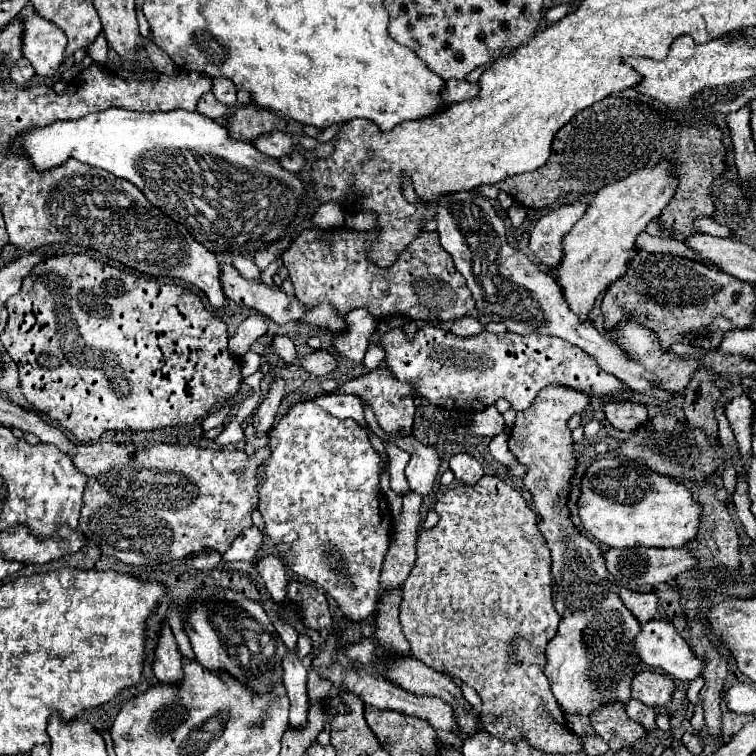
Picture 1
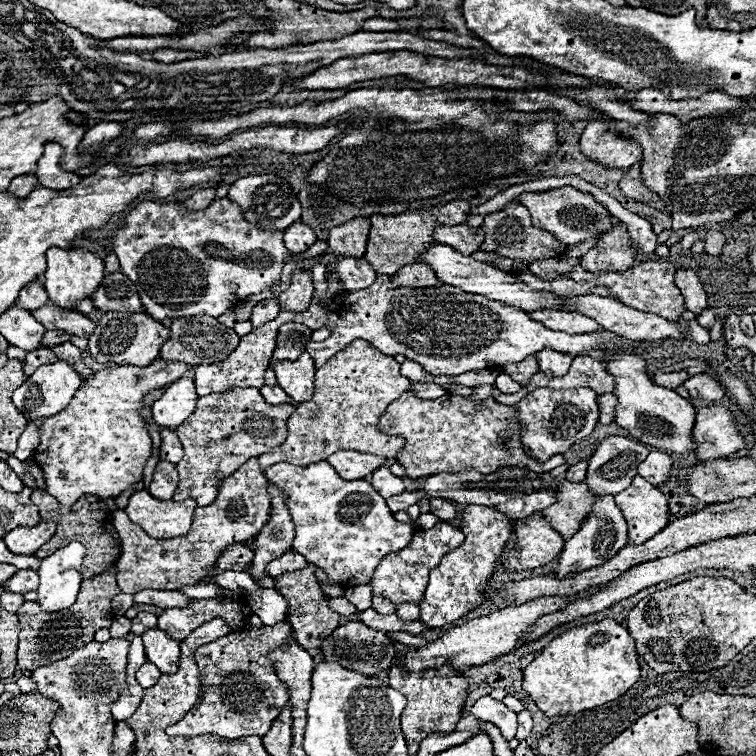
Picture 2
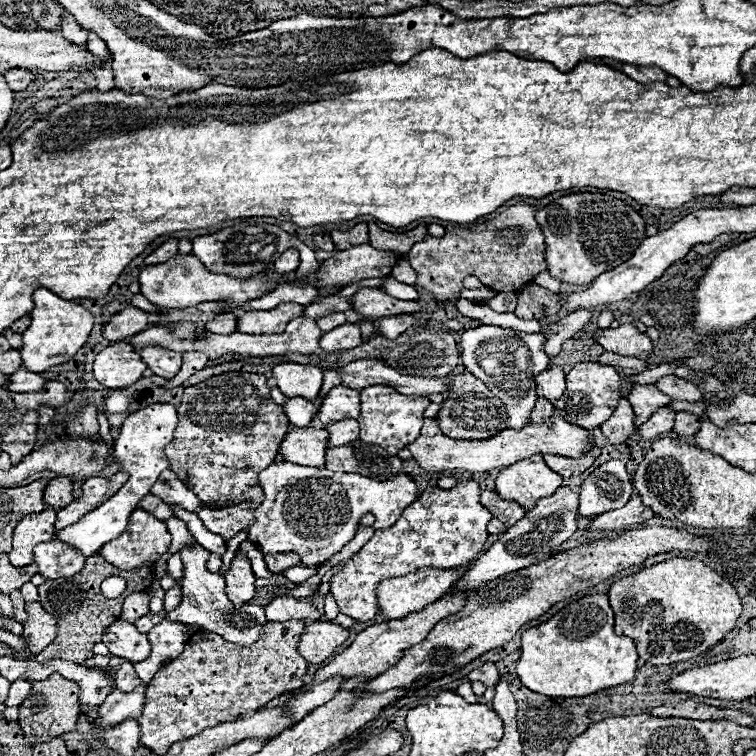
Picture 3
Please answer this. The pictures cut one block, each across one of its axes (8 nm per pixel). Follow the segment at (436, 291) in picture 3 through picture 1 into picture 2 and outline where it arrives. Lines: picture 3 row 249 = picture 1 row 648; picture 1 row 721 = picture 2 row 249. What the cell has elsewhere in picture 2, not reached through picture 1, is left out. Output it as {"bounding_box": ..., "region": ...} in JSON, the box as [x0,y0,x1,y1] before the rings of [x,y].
{"bounding_box":[480,204,566,264],"region":[[[516,204],[516,206],[510,206],[500,212],[484,216],[484,222],[480,228],[484,230],[484,242],[480,246],[482,252],[496,252],[504,258],[520,260],[526,264],[532,264],[534,260],[556,258],[566,250],[566,246],[558,244],[558,240],[554,240],[554,236],[550,236],[550,232],[542,232],[530,224],[530,214],[522,204]]]}

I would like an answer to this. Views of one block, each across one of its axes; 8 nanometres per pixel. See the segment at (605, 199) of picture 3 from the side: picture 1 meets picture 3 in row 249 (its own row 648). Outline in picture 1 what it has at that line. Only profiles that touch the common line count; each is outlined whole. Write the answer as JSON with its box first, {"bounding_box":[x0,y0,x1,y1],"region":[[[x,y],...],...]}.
{"bounding_box":[510,386,642,716],"region":[[[548,386],[538,392],[530,408],[518,412],[516,424],[510,434],[510,450],[516,454],[520,464],[528,466],[528,472],[524,476],[524,484],[532,492],[532,500],[536,506],[536,512],[540,514],[540,532],[544,534],[548,548],[552,550],[552,600],[554,608],[560,614],[558,632],[552,638],[552,642],[546,648],[546,668],[544,674],[550,682],[552,694],[560,706],[560,710],[566,716],[590,716],[598,706],[606,706],[610,702],[628,702],[630,700],[630,682],[634,674],[642,670],[642,660],[638,658],[634,638],[638,636],[640,622],[626,610],[626,606],[620,602],[620,596],[616,594],[616,582],[614,576],[606,570],[602,564],[602,552],[600,548],[590,542],[586,536],[582,536],[570,522],[570,514],[566,508],[568,500],[568,488],[570,478],[574,474],[576,458],[572,450],[572,438],[570,430],[566,428],[566,422],[572,414],[580,414],[590,402],[588,394],[582,394],[582,390],[570,390],[568,386]]]}

